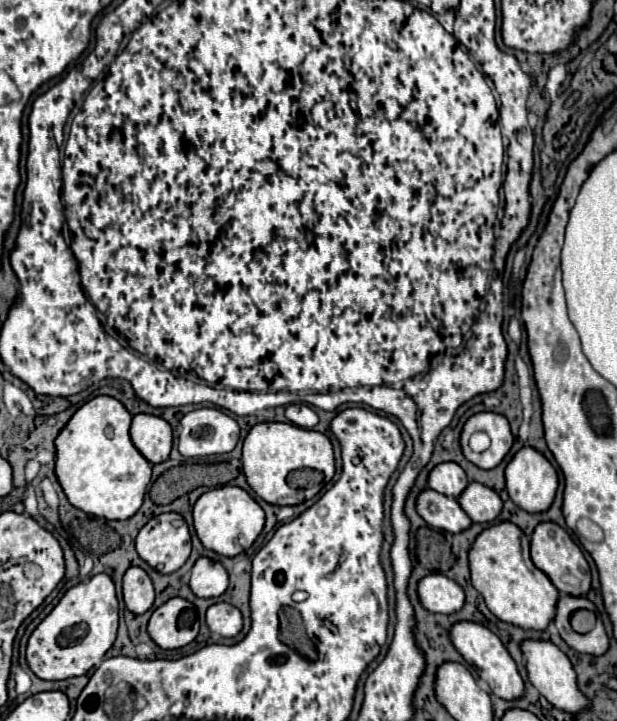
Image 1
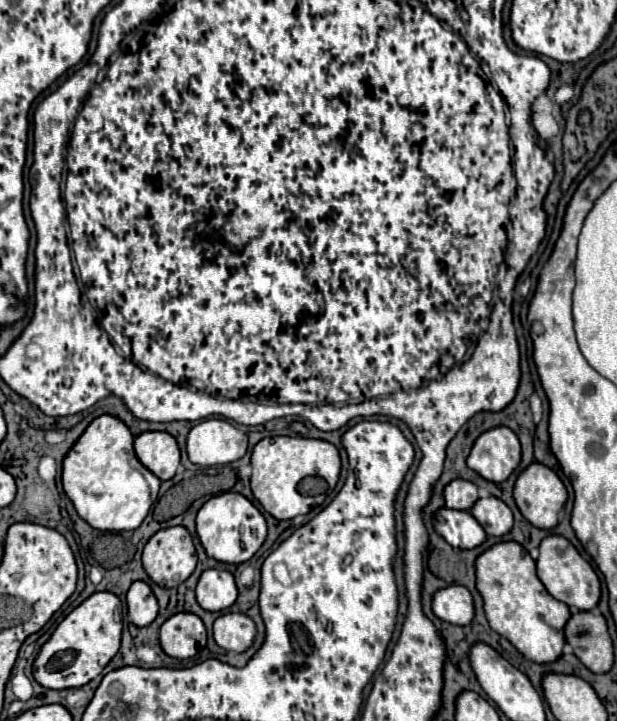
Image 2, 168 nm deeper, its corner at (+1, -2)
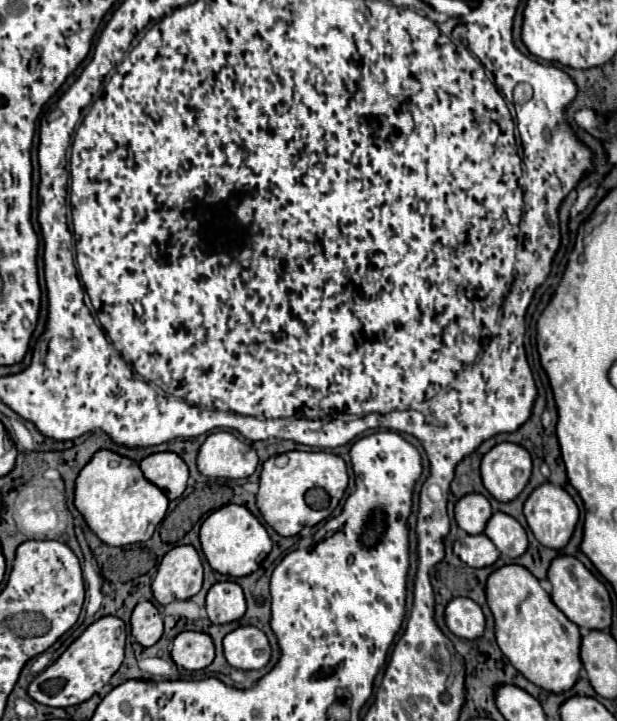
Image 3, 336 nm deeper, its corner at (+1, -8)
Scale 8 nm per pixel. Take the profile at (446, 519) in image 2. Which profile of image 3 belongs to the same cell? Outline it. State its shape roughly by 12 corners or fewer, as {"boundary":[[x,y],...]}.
{"boundary":[[485,536],[453,542],[453,552],[469,566],[491,566],[499,552]]}

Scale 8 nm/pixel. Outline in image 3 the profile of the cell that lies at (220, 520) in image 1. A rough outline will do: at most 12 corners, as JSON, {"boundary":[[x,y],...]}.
{"boundary":[[227,504],[201,524],[211,568],[255,572],[271,550],[265,526]]}

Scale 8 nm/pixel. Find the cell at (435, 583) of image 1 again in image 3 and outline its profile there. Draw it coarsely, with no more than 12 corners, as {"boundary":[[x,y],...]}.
{"boundary":[[453,598],[447,628],[465,640],[483,636],[485,616],[477,602]]}

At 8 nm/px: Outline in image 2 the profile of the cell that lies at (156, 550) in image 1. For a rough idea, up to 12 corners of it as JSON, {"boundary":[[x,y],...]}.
{"boundary":[[183,526],[159,530],[143,568],[161,588],[177,588],[197,566]]}

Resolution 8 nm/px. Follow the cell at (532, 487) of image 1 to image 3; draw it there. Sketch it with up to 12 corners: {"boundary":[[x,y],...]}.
{"boundary":[[541,484],[523,504],[533,536],[561,550],[579,508],[561,486]]}

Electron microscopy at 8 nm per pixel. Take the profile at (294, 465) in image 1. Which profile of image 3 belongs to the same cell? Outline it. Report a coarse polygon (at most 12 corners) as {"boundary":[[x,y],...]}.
{"boundary":[[291,450],[259,474],[257,508],[295,536],[333,514],[349,476],[333,452]]}

